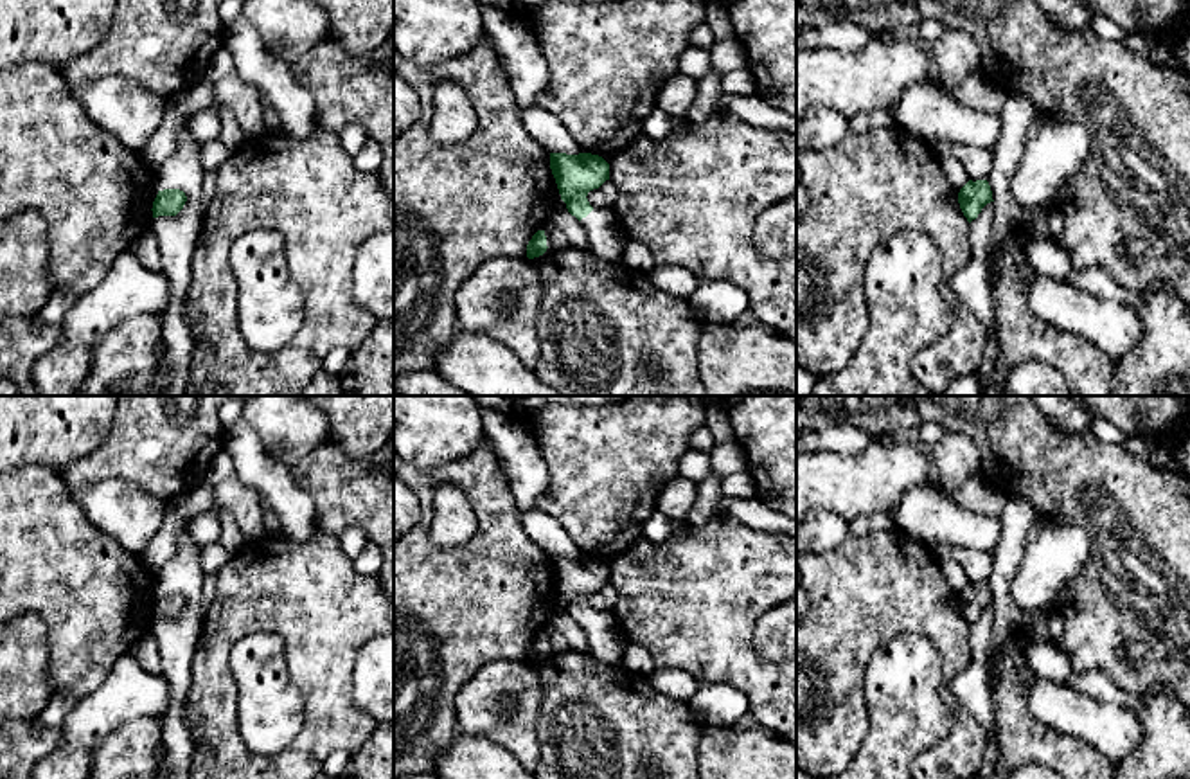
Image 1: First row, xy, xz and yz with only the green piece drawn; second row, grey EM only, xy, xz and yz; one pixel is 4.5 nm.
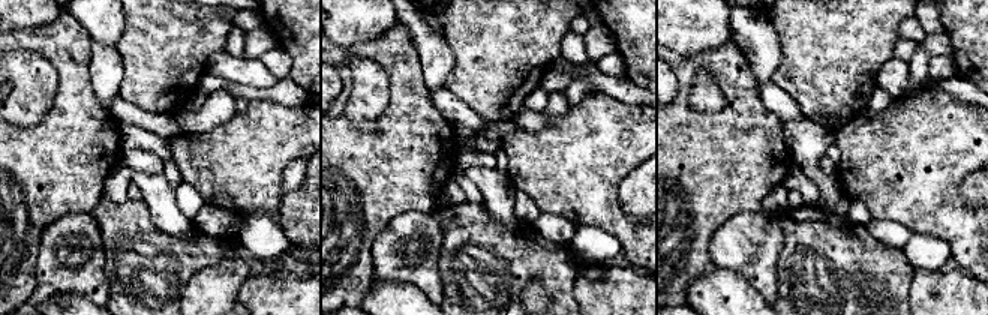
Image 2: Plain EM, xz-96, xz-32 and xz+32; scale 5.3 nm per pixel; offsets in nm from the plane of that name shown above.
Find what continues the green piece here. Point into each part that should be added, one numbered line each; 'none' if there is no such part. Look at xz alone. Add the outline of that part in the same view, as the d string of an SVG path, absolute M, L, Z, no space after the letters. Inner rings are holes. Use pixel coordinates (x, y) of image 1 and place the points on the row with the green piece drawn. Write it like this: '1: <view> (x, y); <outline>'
1: xz (606, 240); M593 209L581 219L588 239L590 250L611 266L622 266L622 252L627 243L611 209Z

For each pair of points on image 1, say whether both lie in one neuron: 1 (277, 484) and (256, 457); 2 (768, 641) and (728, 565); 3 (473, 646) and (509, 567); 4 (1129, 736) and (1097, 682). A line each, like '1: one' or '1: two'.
1: one
2: two
3: one
4: two

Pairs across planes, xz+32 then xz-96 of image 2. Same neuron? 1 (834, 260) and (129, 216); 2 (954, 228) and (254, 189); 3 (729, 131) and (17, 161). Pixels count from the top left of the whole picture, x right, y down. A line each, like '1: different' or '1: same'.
1: same
2: same
3: same

